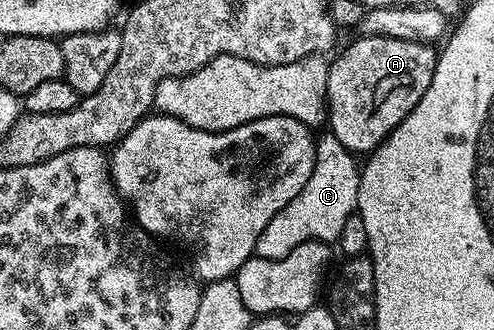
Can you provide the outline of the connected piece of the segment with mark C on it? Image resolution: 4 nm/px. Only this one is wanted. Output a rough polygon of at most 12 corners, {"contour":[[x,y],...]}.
{"contour":[[337,137],[315,143],[311,176],[275,223],[338,237],[359,205],[360,164]]}

